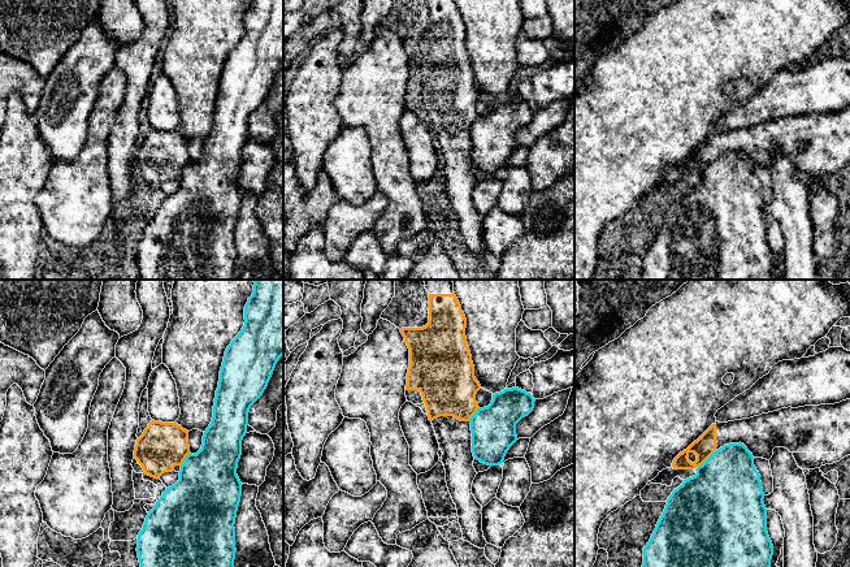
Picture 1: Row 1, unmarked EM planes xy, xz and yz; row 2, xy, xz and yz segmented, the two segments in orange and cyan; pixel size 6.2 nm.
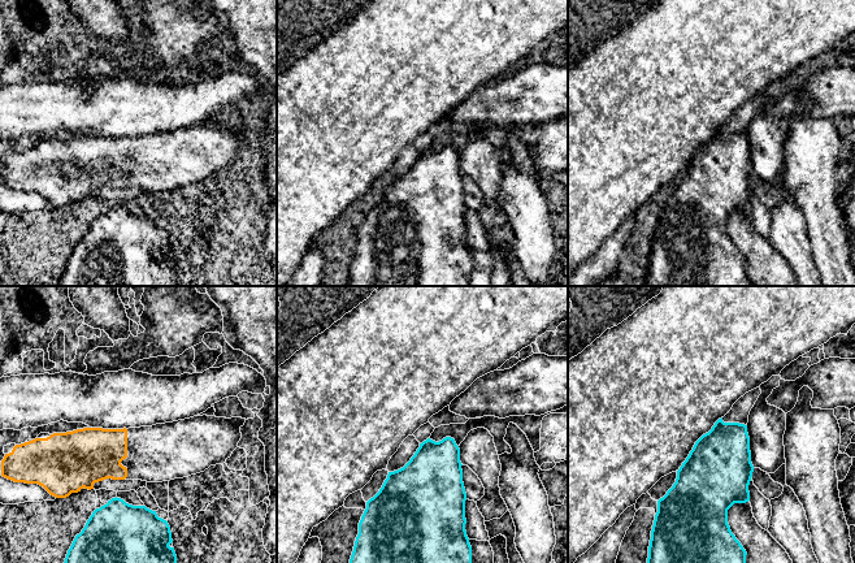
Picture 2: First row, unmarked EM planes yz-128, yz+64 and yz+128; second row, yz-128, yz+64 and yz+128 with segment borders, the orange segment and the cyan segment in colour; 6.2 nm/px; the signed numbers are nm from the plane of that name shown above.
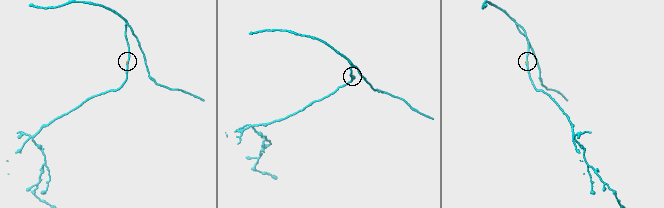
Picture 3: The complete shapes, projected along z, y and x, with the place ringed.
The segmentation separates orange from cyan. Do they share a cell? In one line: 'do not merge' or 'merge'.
do not merge

